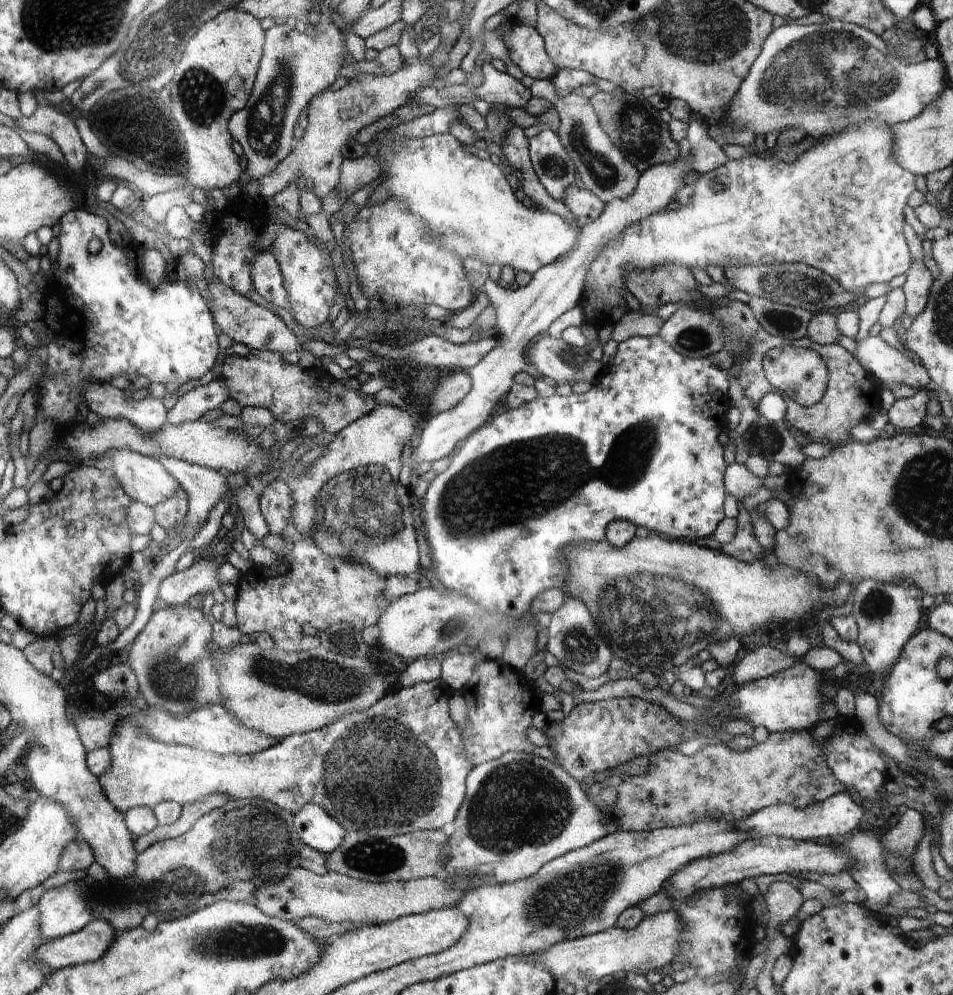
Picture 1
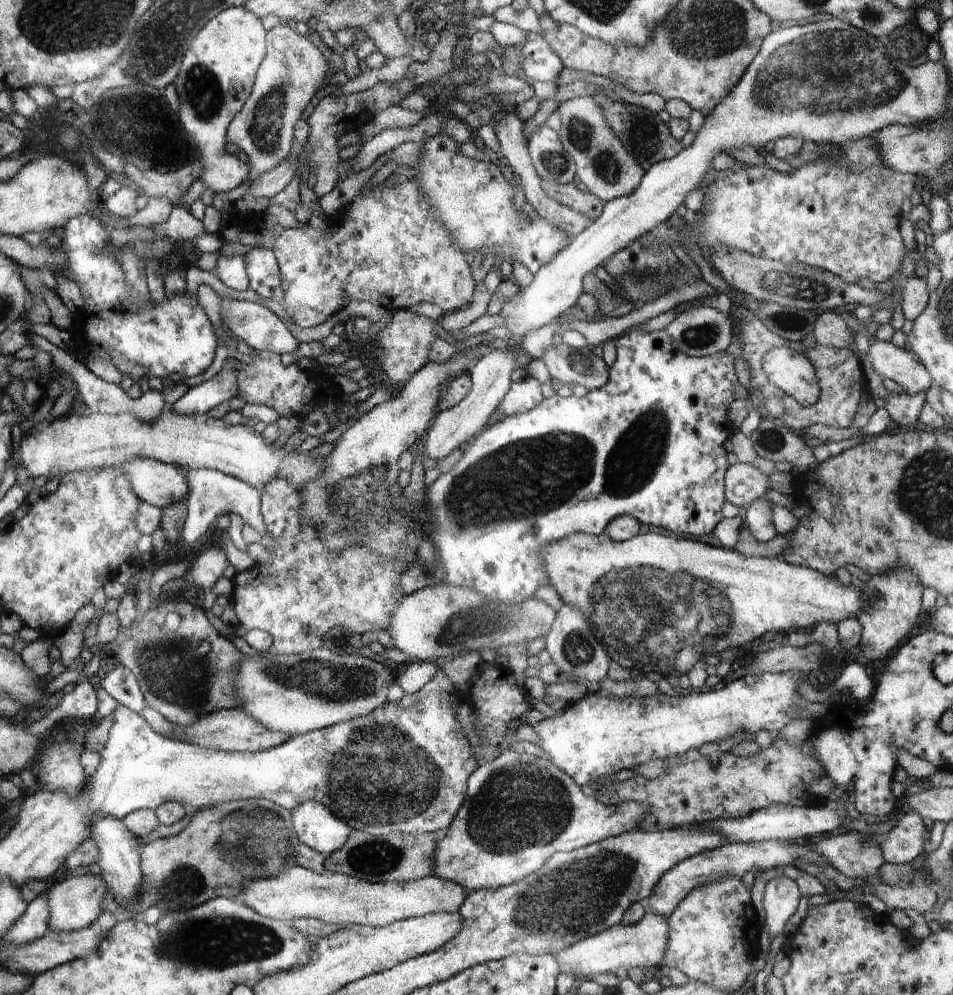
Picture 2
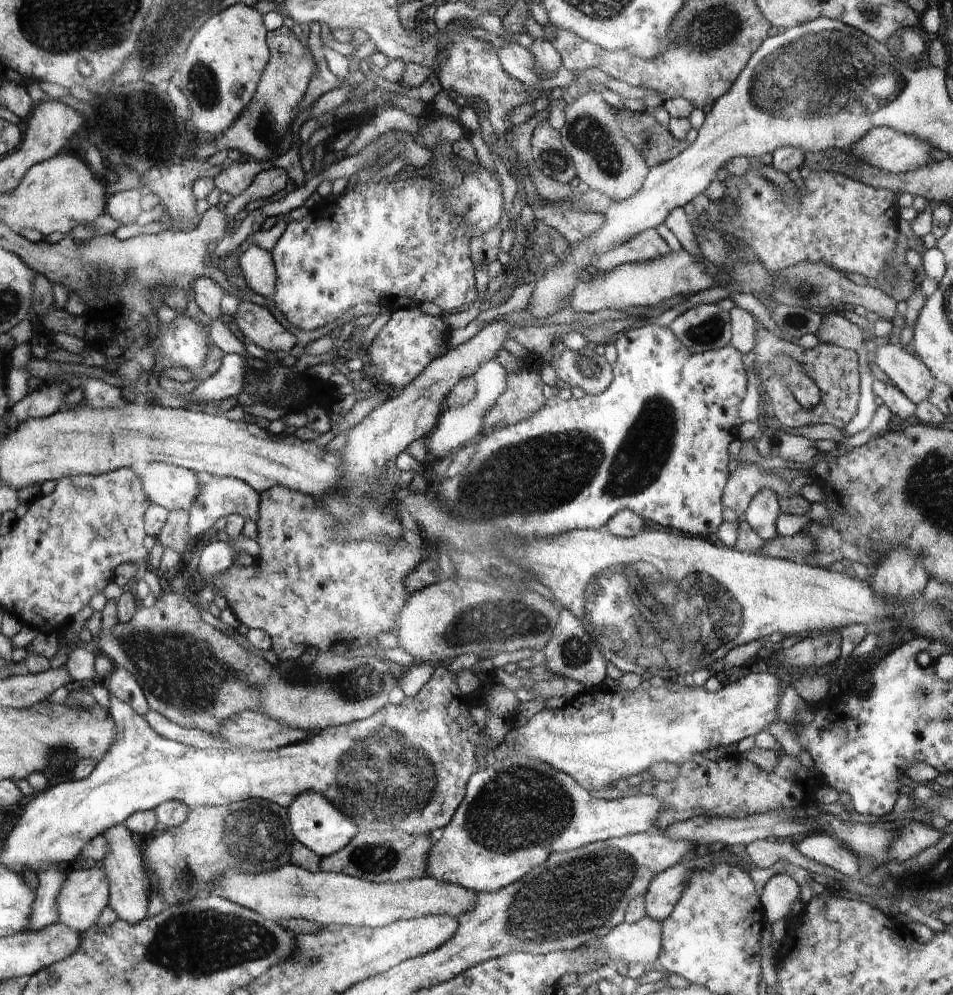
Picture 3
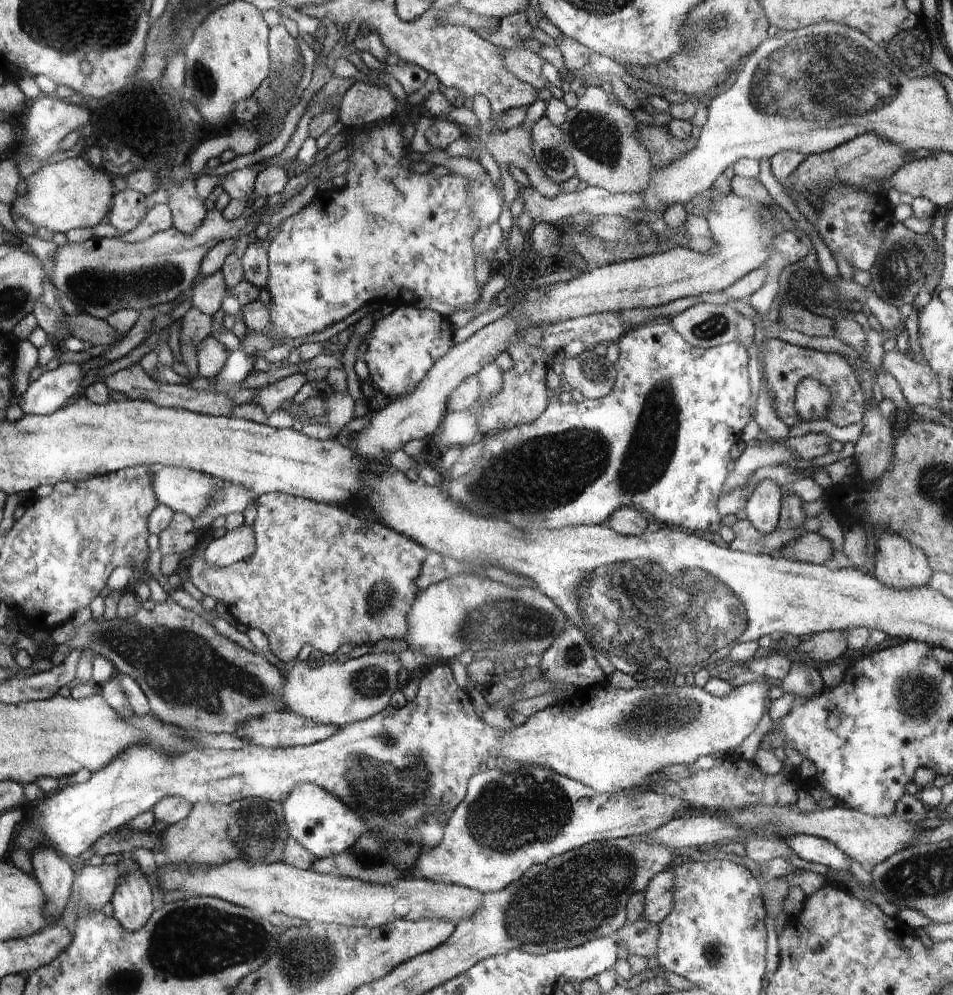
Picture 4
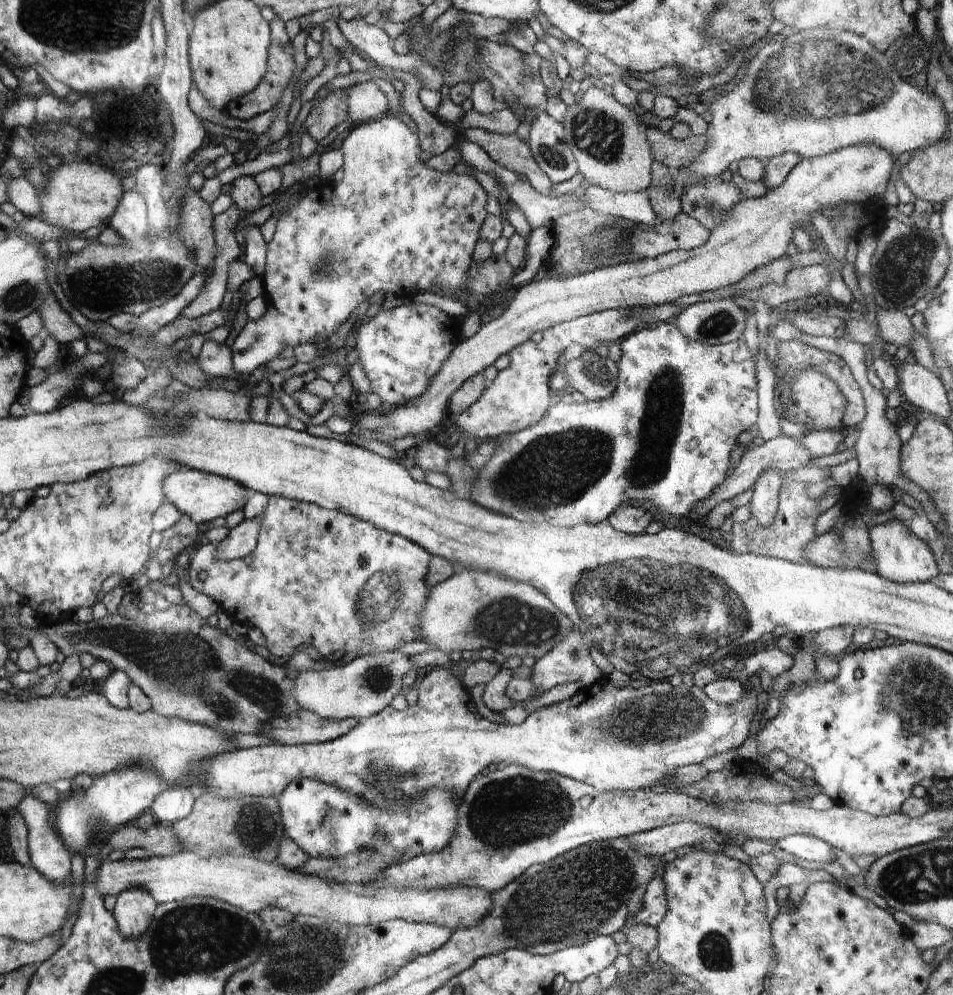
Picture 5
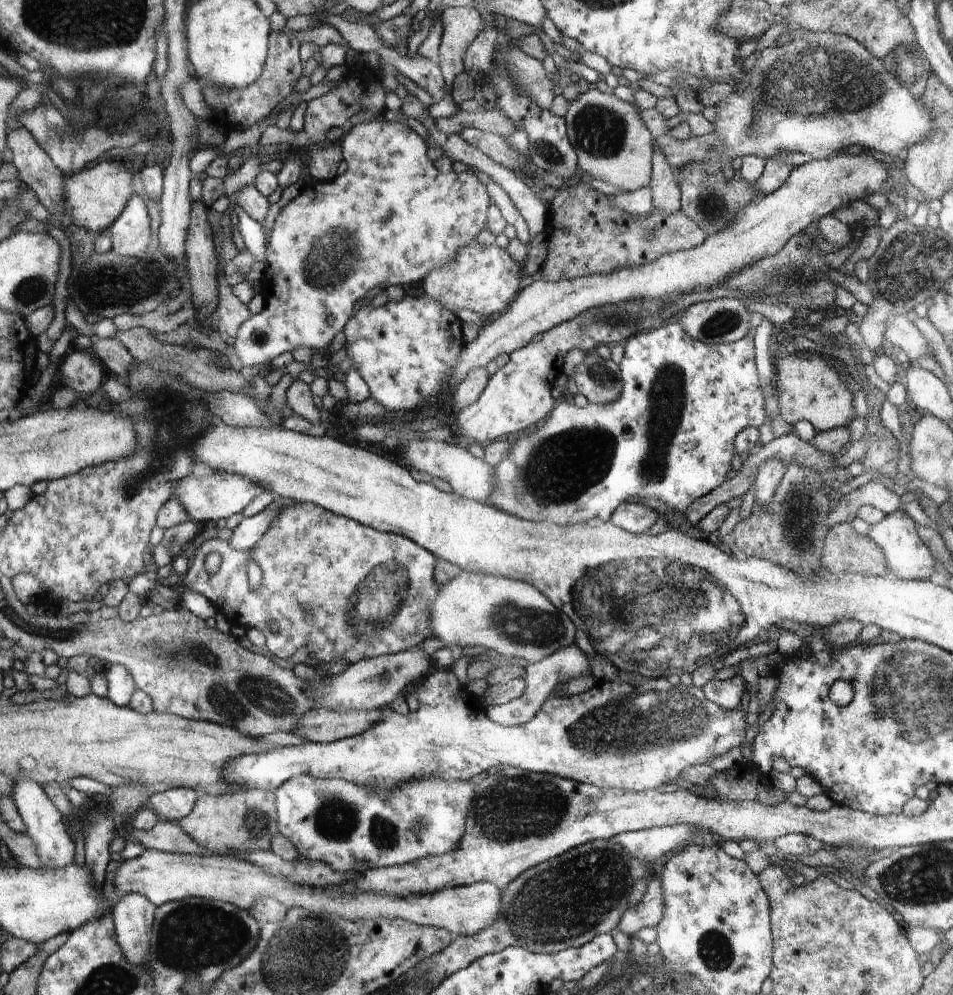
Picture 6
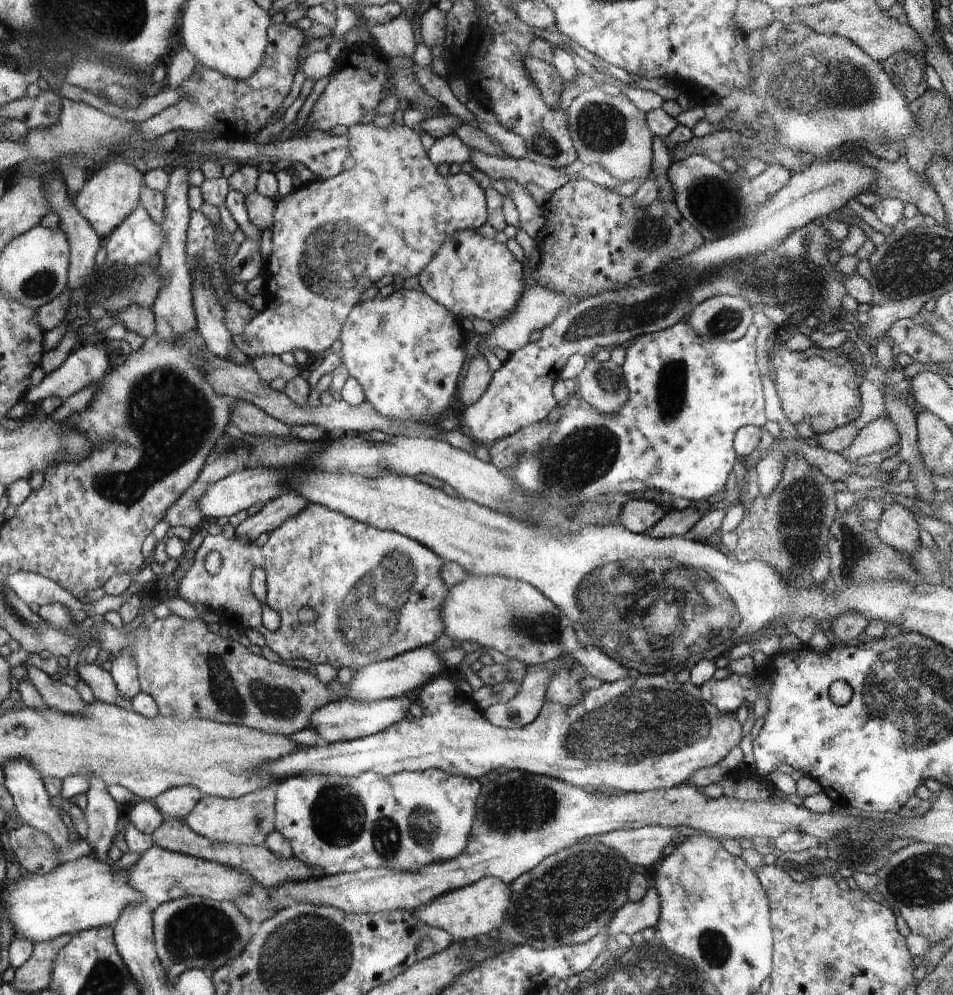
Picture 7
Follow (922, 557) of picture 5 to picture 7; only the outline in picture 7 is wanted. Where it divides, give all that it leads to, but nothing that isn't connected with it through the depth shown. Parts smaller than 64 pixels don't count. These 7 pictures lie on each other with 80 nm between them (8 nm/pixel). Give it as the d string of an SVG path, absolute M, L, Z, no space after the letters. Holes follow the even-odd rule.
M894 501L891 505L884 508L878 527L874 530L882 543L896 549L901 555L911 555L920 549L920 526L916 523L912 513L909 508L901 506Z

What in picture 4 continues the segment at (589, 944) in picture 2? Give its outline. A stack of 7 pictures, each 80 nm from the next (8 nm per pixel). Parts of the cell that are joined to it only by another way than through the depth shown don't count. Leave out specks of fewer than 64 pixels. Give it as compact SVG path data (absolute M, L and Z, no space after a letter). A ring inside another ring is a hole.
M638 919L633 923L626 923L614 934L618 946L626 945L629 954L649 958L655 954L658 946L659 928L657 924Z

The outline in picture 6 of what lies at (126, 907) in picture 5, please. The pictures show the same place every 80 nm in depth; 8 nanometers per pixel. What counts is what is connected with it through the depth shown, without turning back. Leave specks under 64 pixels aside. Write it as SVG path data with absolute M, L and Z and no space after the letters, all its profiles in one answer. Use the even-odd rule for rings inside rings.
M138 893L125 894L111 910L122 952L140 967L149 960L152 951L154 910L157 907L153 901Z

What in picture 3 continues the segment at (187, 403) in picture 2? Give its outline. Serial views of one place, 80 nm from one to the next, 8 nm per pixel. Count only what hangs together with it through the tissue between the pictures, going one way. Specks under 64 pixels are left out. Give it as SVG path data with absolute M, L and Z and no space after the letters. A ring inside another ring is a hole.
M225 353L220 368L194 389L190 400L195 403L207 403L224 400L244 391L245 376L250 366L245 355Z

